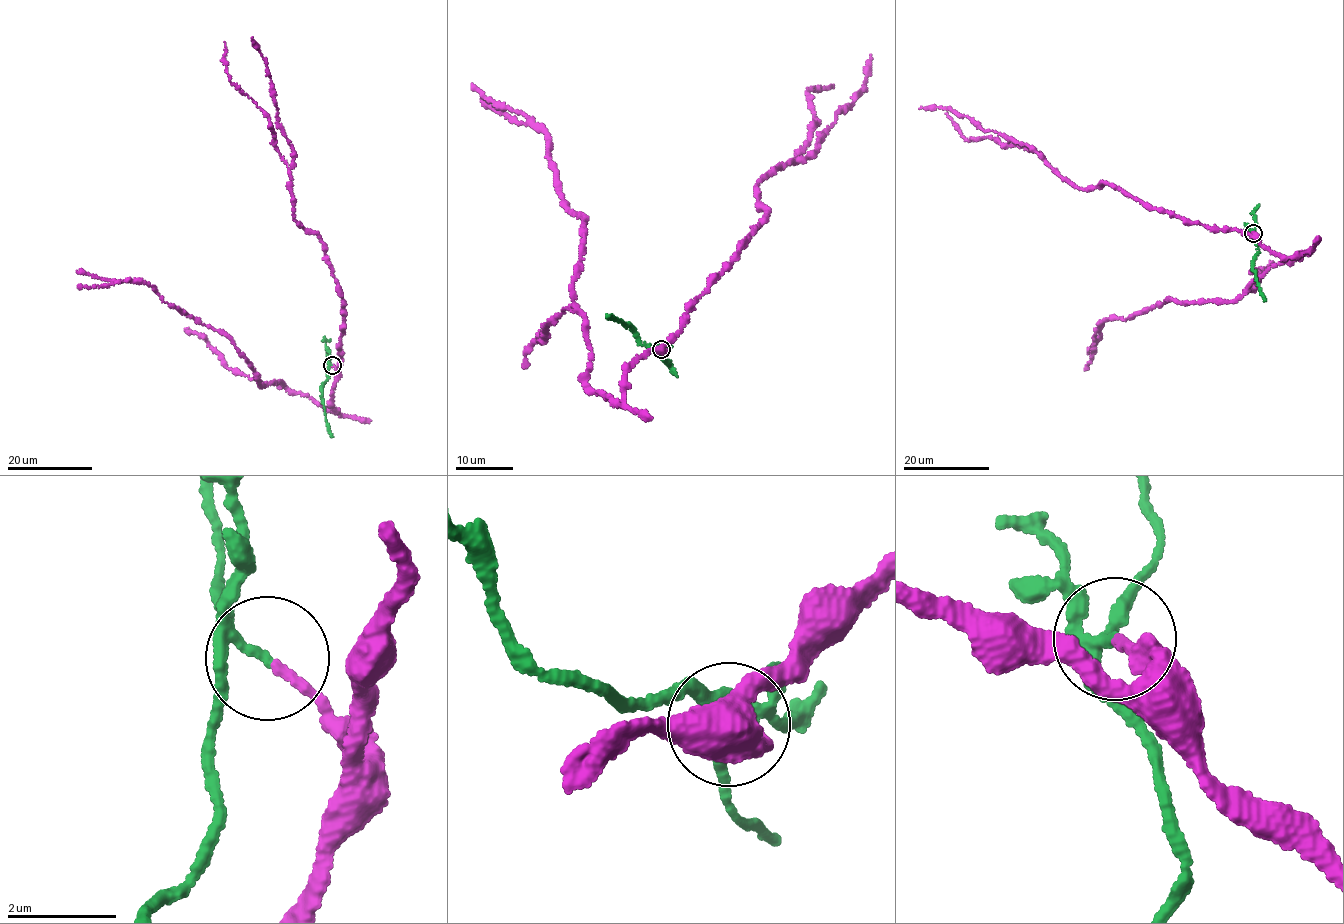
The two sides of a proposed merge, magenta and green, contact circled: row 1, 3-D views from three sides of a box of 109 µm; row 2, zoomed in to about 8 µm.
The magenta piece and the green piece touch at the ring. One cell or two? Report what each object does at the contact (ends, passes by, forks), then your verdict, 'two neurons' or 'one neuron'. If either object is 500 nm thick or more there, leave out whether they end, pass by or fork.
magenta ends; green forks; two neurons

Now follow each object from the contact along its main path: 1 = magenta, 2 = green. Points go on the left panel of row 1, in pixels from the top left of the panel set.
1: (333, 365), (337, 415), (279, 380), (261, 386), (231, 339), (166, 302), (146, 283), (127, 280), (78, 287)
2: (331, 364), (328, 365), (321, 394), (332, 437)

